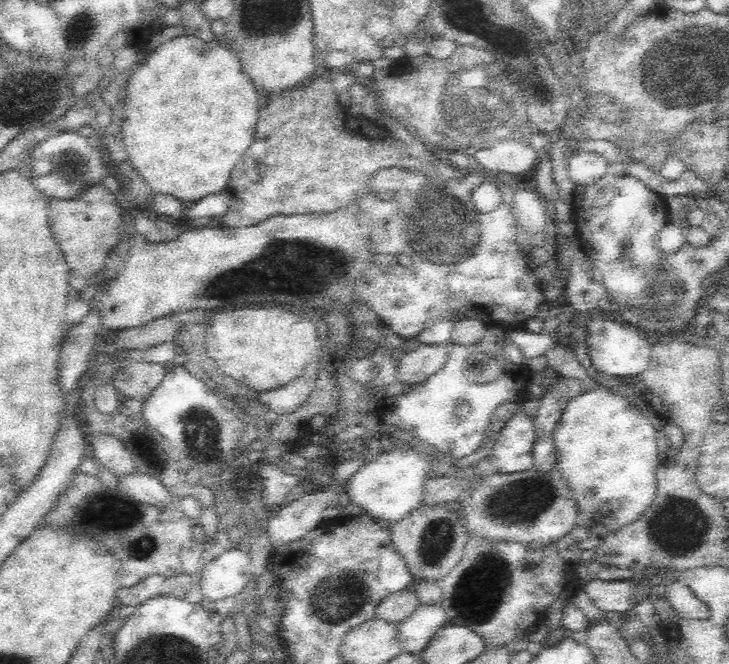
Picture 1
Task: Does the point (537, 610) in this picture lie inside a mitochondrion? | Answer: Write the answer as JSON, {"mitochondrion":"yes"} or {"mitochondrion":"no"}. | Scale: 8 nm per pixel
{"mitochondrion":"no"}

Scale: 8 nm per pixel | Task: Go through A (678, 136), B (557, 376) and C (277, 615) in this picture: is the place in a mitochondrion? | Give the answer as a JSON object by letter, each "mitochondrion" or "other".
{"A":"other","B":"other","C":"other"}

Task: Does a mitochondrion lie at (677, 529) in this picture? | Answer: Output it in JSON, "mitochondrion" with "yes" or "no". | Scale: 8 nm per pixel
{"mitochondrion":"yes"}

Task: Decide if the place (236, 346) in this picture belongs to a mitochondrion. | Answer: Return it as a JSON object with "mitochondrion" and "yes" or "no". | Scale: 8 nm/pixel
{"mitochondrion":"no"}

